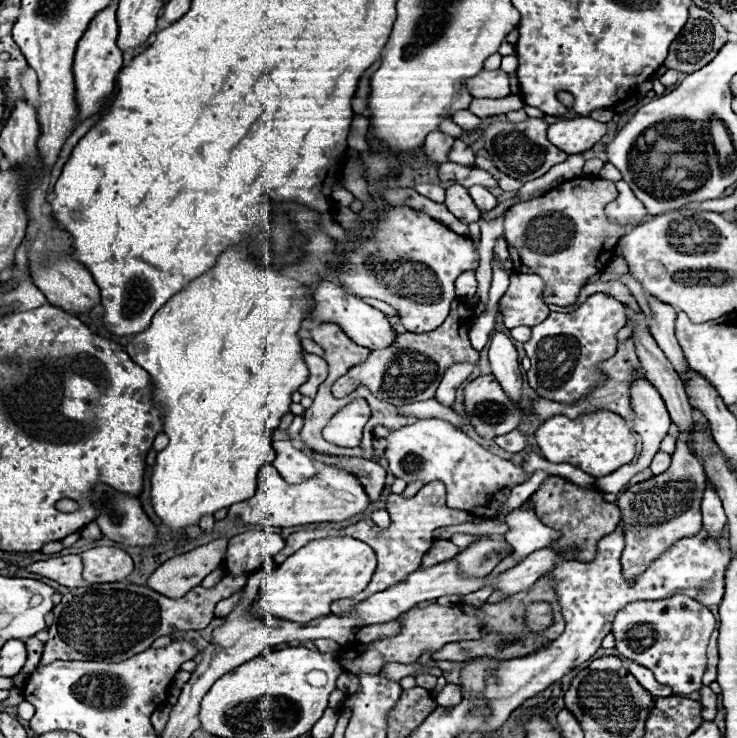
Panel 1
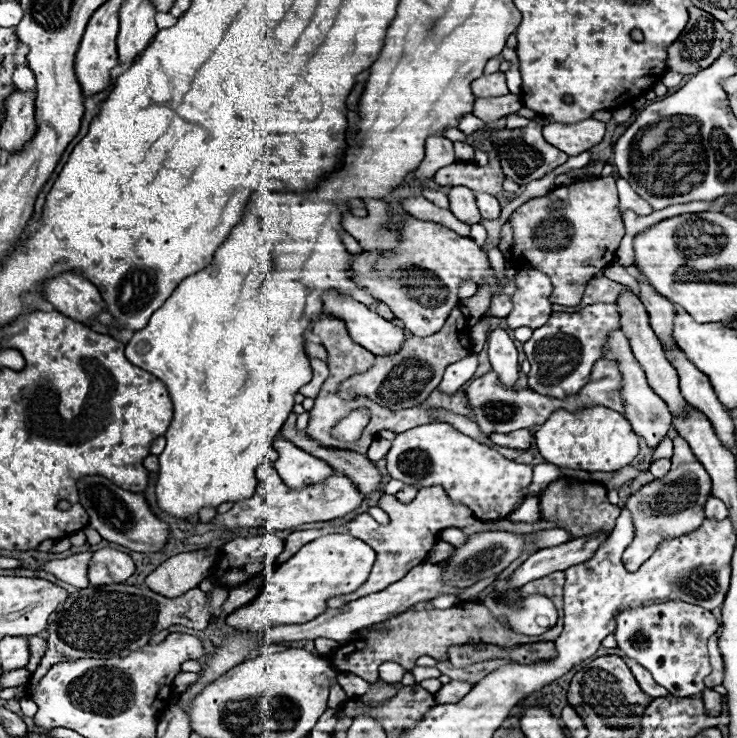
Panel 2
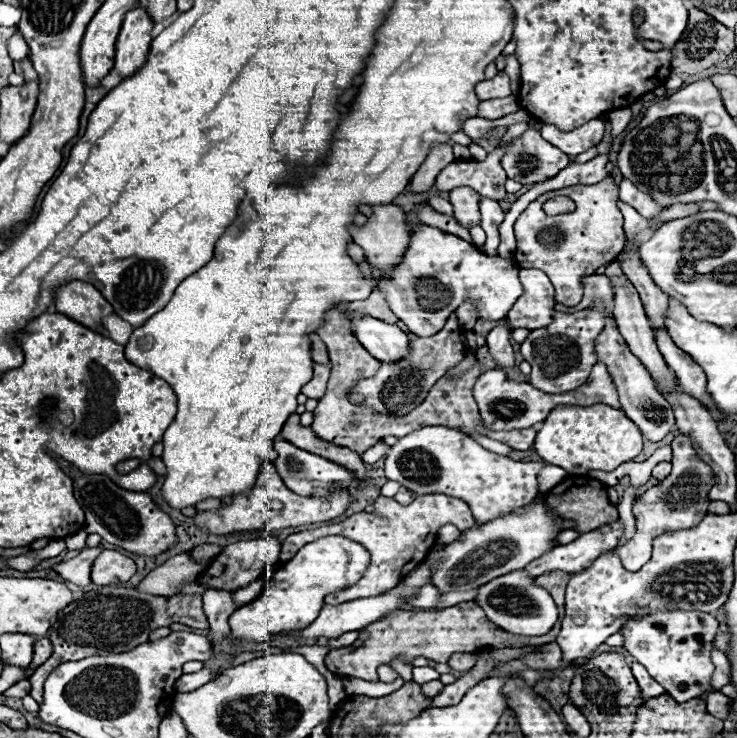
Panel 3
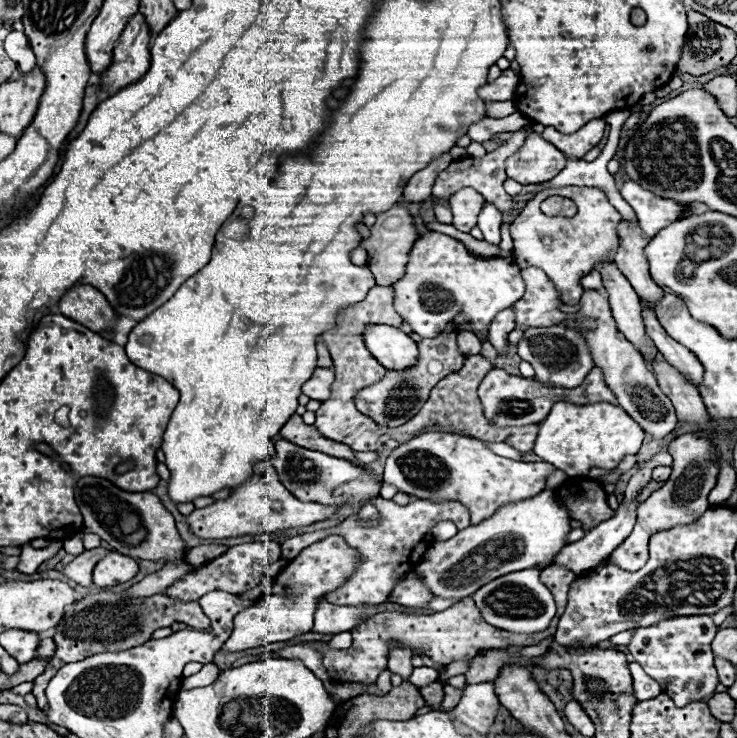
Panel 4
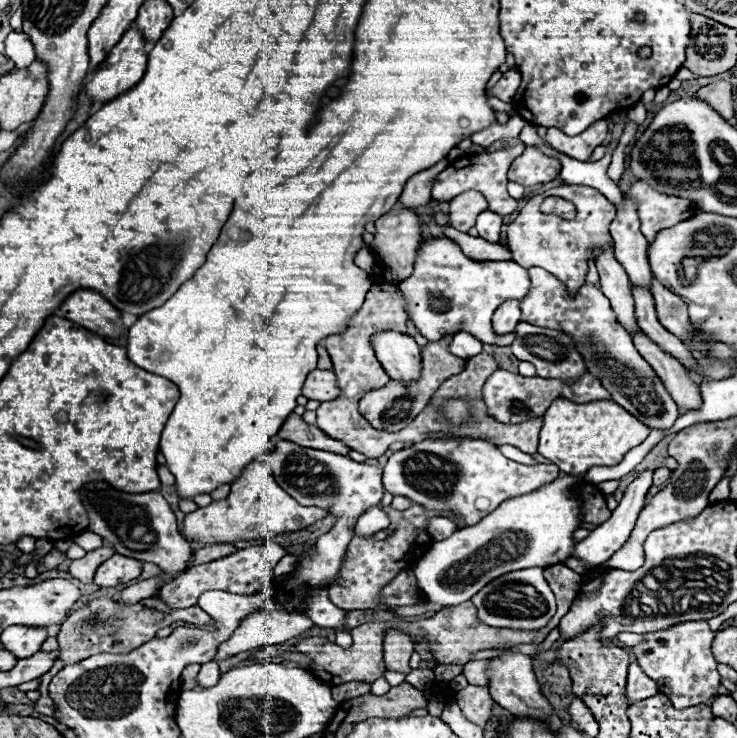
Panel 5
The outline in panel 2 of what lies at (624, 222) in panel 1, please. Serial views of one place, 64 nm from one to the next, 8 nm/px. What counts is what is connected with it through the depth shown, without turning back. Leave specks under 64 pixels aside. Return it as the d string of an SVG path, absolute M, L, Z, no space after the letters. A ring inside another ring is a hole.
M618 178L616 180L616 186L618 186L618 194L620 194L620 202L618 202L618 210L624 212L624 210L632 210L640 216L646 216L646 214L652 214L652 208L646 200L642 200L626 180Z

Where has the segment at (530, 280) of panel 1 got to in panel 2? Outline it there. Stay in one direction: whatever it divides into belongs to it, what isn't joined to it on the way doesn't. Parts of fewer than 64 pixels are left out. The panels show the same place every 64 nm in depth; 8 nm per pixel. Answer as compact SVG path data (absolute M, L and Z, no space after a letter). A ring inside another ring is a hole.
M520 270L514 278L516 292L510 296L512 312L506 316L508 328L540 328L548 322L550 310L550 290L552 284L546 274L538 270Z

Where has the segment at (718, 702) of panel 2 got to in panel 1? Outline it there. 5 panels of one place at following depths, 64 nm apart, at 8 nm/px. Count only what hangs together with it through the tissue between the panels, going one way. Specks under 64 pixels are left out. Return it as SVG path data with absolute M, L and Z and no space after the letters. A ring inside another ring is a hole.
M708 686L700 688L700 704L702 704L702 718L704 720L714 720L718 702L716 702L716 694Z

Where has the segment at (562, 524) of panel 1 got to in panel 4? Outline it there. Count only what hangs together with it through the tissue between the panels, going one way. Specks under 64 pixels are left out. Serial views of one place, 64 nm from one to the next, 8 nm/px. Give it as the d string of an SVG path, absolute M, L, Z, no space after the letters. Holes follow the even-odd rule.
M568 478L556 490L556 498L568 510L570 518L582 522L582 530L590 530L614 516L600 482L590 478Z

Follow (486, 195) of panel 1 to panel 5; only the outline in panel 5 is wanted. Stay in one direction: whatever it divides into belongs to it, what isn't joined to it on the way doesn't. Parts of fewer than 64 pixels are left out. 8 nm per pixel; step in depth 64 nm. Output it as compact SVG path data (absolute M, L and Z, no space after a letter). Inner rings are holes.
M484 210L484 212L480 212L480 216L476 220L476 228L484 240L498 242L500 232L502 232L502 216L492 210Z

